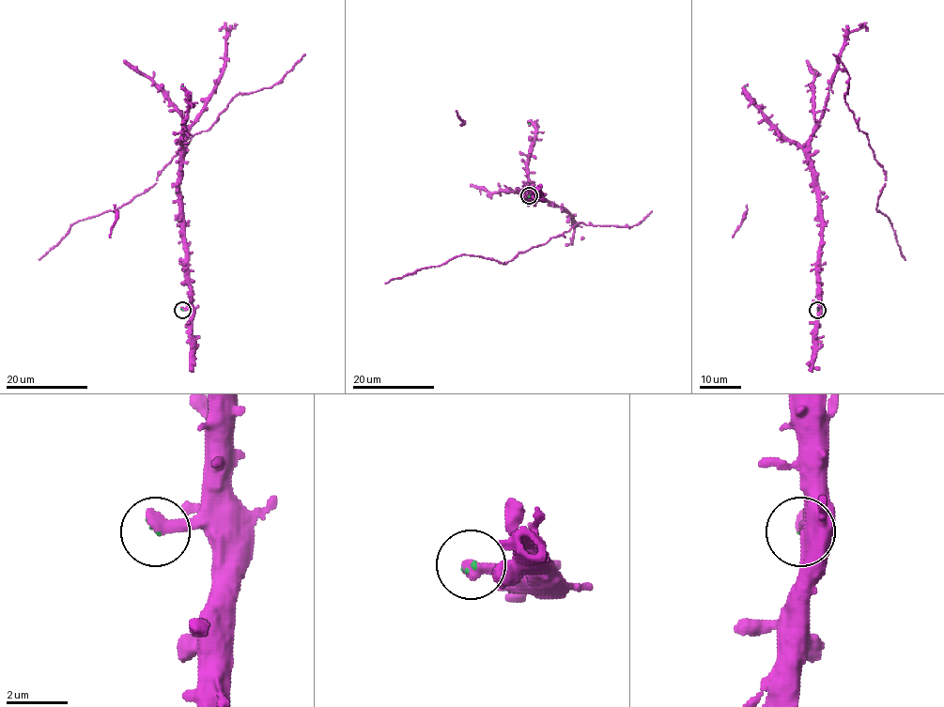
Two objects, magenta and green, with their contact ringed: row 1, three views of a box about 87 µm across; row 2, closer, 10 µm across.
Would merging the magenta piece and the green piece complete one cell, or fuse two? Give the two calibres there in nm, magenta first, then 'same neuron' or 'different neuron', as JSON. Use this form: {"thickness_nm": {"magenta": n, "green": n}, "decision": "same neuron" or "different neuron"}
{"thickness_nm": {"magenta": 500, "green": 50}, "decision": "same neuron"}

